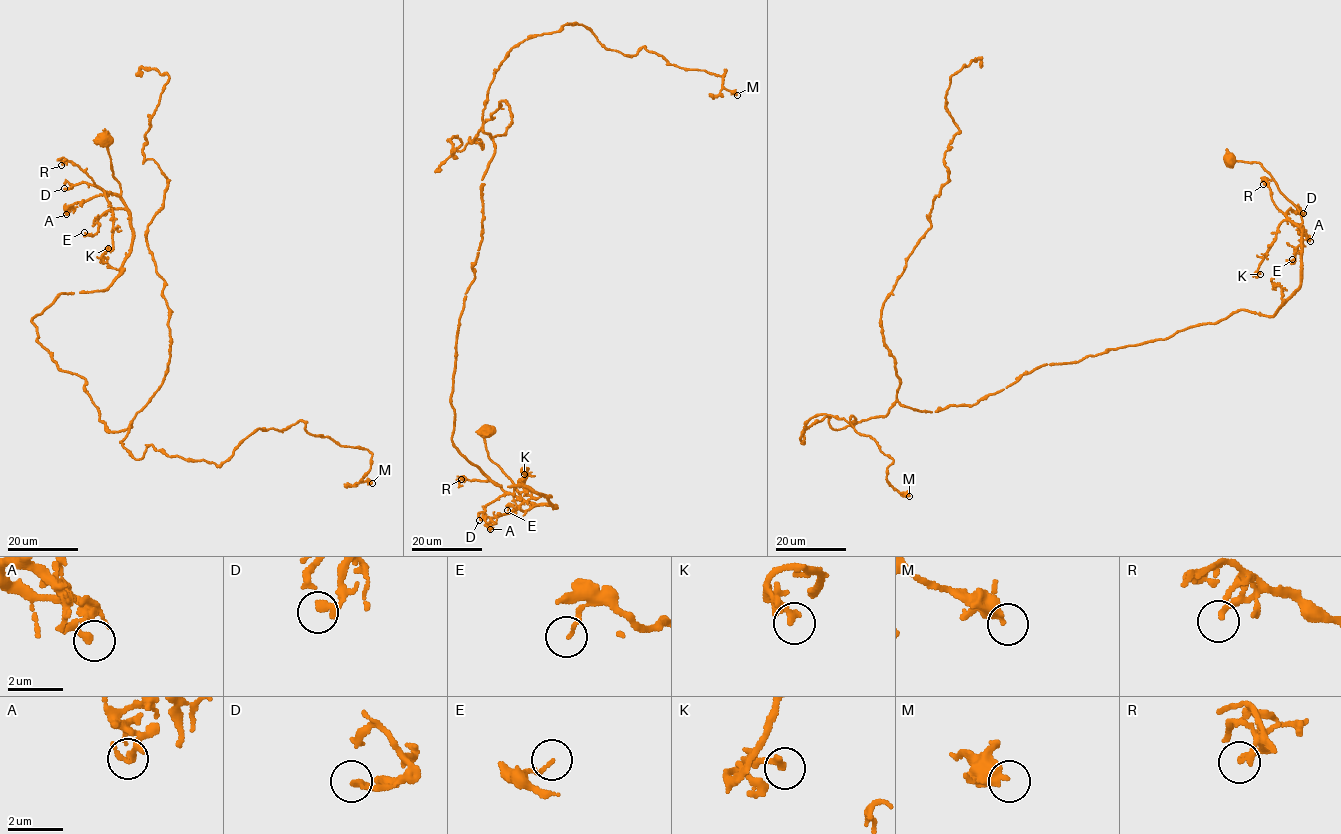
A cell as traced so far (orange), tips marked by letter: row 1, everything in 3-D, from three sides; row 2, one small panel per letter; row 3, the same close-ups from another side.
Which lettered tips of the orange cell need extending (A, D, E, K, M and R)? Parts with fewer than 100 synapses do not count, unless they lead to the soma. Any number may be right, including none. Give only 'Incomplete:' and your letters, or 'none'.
Incomplete: none

